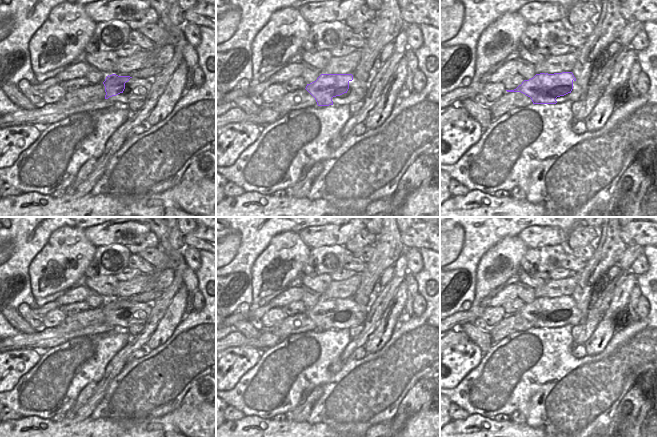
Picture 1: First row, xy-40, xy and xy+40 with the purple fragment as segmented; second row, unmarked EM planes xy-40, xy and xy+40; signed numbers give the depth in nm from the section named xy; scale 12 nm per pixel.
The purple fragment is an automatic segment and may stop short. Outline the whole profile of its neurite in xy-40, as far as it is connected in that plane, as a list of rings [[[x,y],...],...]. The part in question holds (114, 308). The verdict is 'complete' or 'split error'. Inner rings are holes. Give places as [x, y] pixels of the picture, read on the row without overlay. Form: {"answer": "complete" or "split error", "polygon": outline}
{"answer": "complete", "polygon": [[[116,298],[108,299],[103,306],[105,310],[105,323],[109,321],[116,320],[120,317],[123,317],[125,313],[125,307],[132,302],[130,300],[118,300]]]}

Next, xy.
{"answer": "complete", "polygon": [[[321,298],[305,313],[315,322],[318,330],[329,330],[333,329],[333,321],[347,317],[352,304],[352,298]]]}

